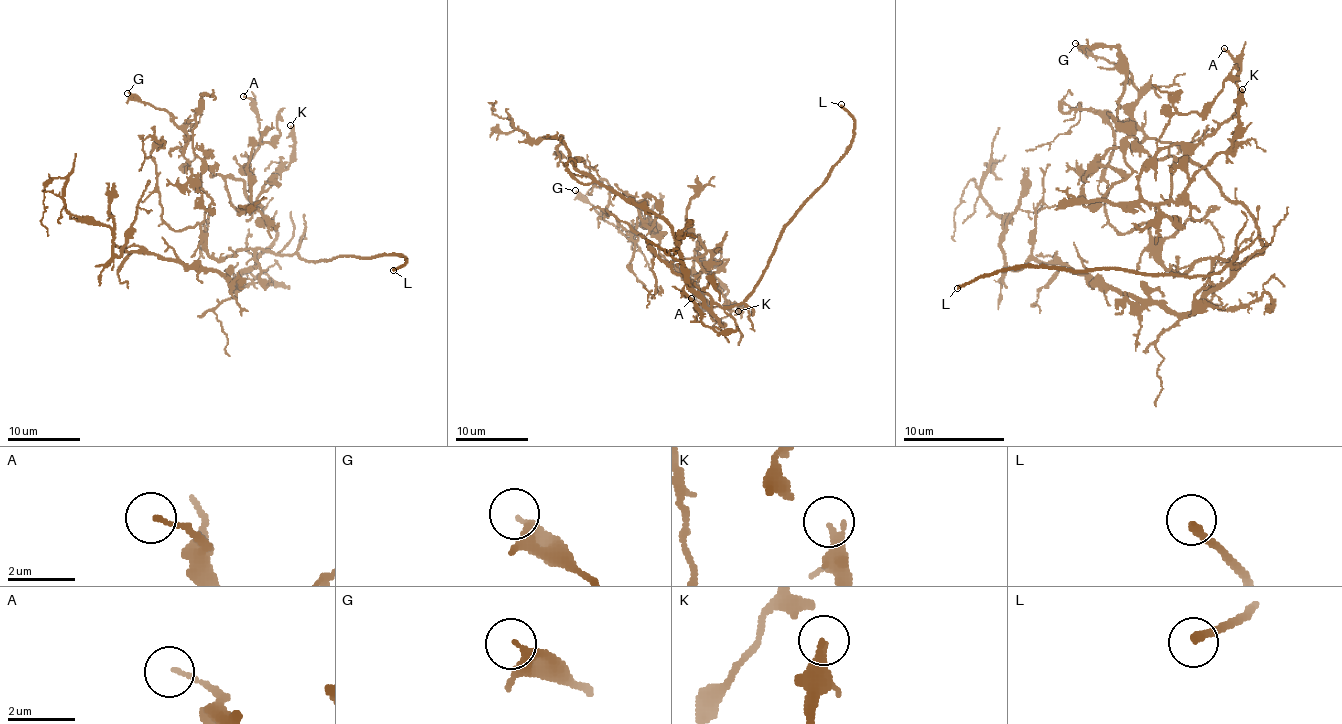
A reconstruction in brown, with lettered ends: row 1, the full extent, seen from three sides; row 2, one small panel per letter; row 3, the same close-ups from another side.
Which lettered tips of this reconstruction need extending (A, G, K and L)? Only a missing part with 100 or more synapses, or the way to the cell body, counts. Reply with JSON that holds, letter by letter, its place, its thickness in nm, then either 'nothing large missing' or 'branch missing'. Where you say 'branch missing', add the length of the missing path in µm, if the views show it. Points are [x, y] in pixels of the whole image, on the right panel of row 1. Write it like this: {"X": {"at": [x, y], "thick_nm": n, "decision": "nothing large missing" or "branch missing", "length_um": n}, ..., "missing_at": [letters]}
{"A": {"at": [1224, 48], "thick_nm": 120, "decision": "nothing large missing"}, "G": {"at": [1075, 43], "thick_nm": 300, "decision": "nothing large missing"}, "K": {"at": [1242, 89], "thick_nm": 220, "decision": "nothing large missing"}, "L": {"at": [957, 288], "thick_nm": 240, "decision": "branch missing", "length_um": 50}, "missing_at": ["L"]}

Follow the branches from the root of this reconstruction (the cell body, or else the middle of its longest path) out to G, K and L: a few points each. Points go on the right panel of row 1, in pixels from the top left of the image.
G: (1229, 278), (1262, 248), (1257, 220), (1133, 137), (1128, 175), (1103, 164), (1143, 137), (1138, 89), (1075, 43)
K: (1229, 278), (1262, 248), (1257, 220), (1201, 167), (1181, 159), (1171, 167), (1169, 205), (1229, 149), (1242, 89)
L: (1229, 278), (1234, 263), (1207, 275), (1149, 275), (1118, 268), (1007, 268), (977, 275), (957, 288)

